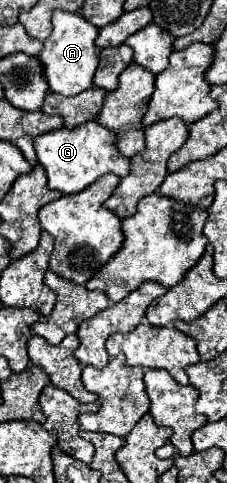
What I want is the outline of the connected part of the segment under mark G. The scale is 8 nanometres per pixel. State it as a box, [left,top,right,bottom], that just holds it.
[34,121,130,193]

